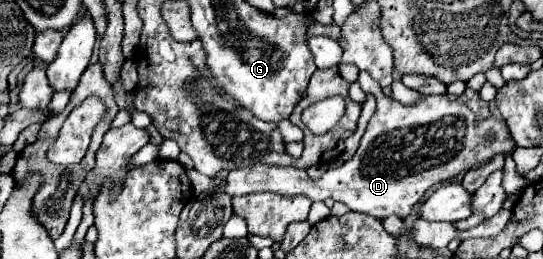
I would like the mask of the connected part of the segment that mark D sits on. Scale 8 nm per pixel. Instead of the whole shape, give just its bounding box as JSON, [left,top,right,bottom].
[226,71,516,219]

